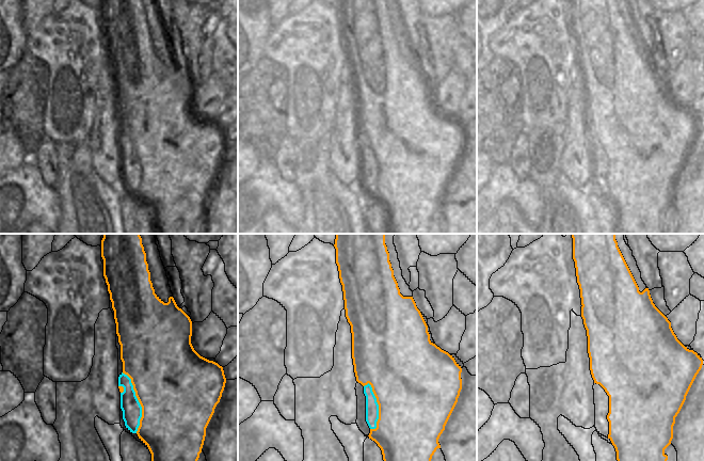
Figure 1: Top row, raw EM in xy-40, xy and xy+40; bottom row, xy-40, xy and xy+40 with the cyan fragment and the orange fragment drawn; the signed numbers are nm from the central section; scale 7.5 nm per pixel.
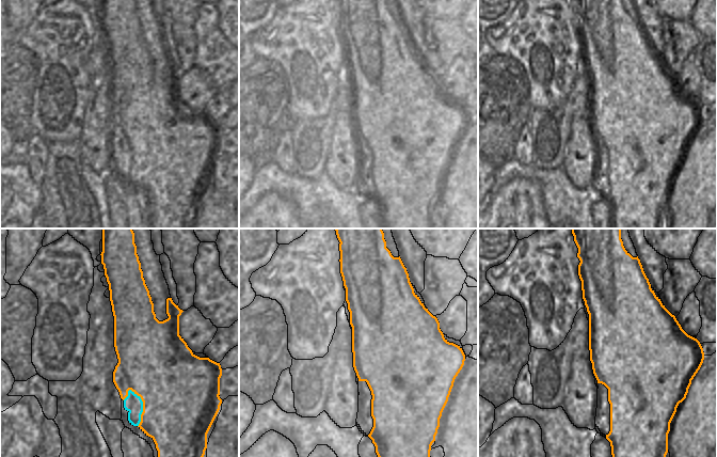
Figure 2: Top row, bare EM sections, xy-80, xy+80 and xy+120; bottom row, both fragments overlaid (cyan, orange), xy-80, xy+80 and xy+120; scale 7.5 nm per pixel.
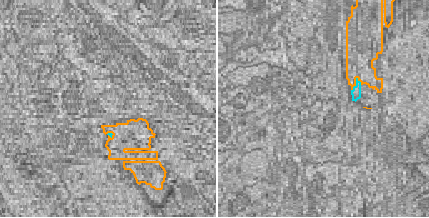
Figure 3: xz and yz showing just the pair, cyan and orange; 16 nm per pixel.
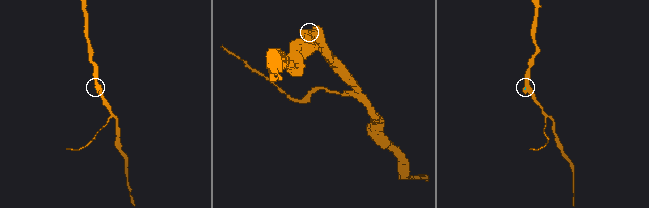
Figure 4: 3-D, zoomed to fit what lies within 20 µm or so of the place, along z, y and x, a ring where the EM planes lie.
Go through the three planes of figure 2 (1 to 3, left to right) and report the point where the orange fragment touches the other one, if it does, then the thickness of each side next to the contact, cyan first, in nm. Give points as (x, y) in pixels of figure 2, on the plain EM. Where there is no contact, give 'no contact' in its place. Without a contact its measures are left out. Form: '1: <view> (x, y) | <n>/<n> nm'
1: xy-80 (142, 168) | 140/500 nm
2: no contact
3: no contact

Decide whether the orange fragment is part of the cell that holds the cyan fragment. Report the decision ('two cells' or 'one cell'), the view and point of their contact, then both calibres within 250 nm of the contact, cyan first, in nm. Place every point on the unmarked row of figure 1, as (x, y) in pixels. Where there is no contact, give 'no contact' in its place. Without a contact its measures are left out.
one cell; contact xy-40 (138, 162); calibres 150 and 480 nm

